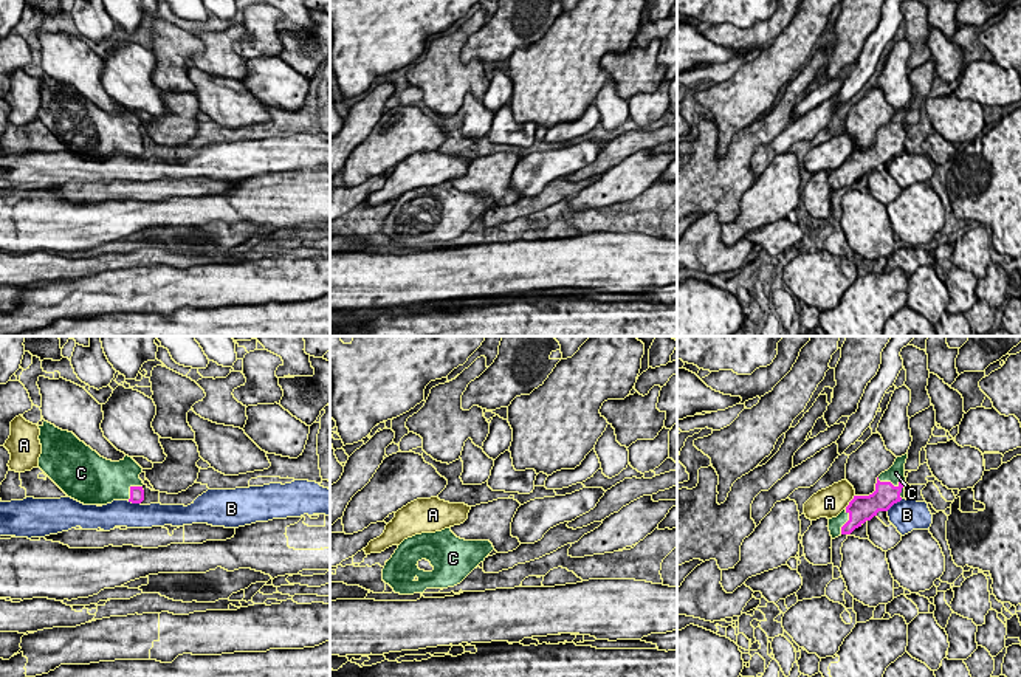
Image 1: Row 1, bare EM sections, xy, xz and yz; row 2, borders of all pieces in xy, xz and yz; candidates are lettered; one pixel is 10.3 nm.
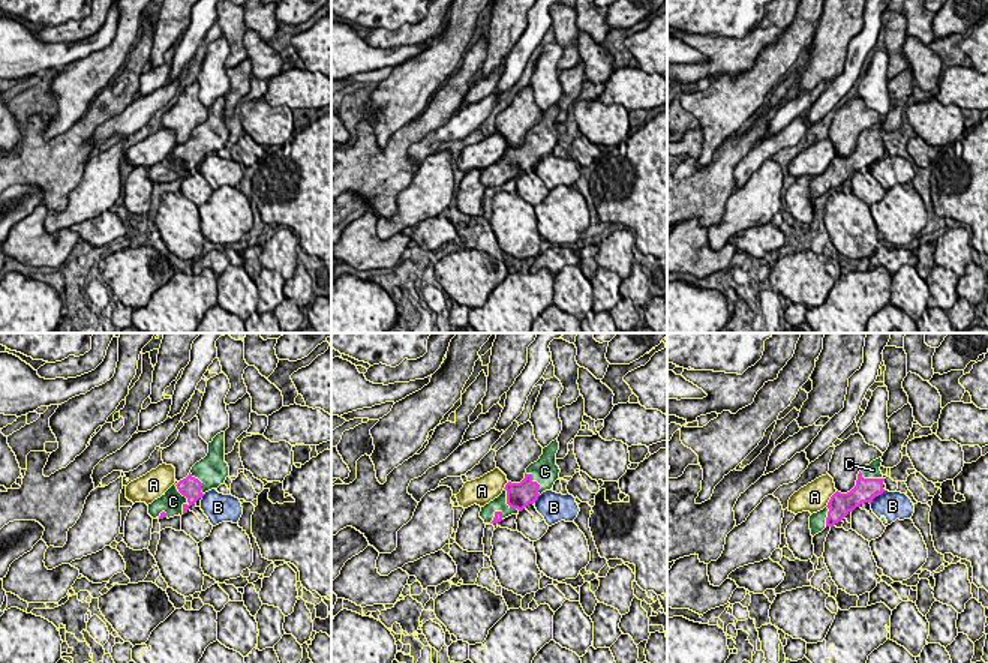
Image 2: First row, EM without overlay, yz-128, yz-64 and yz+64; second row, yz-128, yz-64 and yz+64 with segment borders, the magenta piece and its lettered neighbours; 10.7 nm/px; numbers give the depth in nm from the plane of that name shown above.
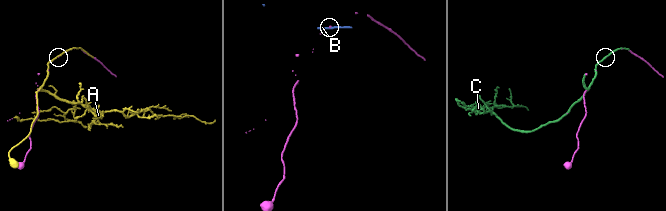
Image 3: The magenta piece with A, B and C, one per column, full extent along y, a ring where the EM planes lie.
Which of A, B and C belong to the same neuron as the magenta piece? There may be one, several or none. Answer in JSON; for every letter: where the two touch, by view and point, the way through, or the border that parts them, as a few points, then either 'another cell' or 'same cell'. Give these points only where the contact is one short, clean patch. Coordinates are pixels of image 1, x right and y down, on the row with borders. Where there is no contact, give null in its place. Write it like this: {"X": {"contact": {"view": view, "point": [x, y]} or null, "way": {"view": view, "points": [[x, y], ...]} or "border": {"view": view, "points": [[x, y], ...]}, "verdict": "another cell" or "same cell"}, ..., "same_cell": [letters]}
{"A": {"contact": {"view": "yz", "point": [849, 502]}, "verdict": "another cell"}, "B": {"contact": {"view": "yz", "point": [894, 502]}, "border": {"view": "yz", "points": [[902, 499], [886, 510]]}, "verdict": "another cell"}, "C": {"contact": {"view": "yz", "point": [899, 485]}, "verdict": "same cell"}, "same_cell": ["C"]}

